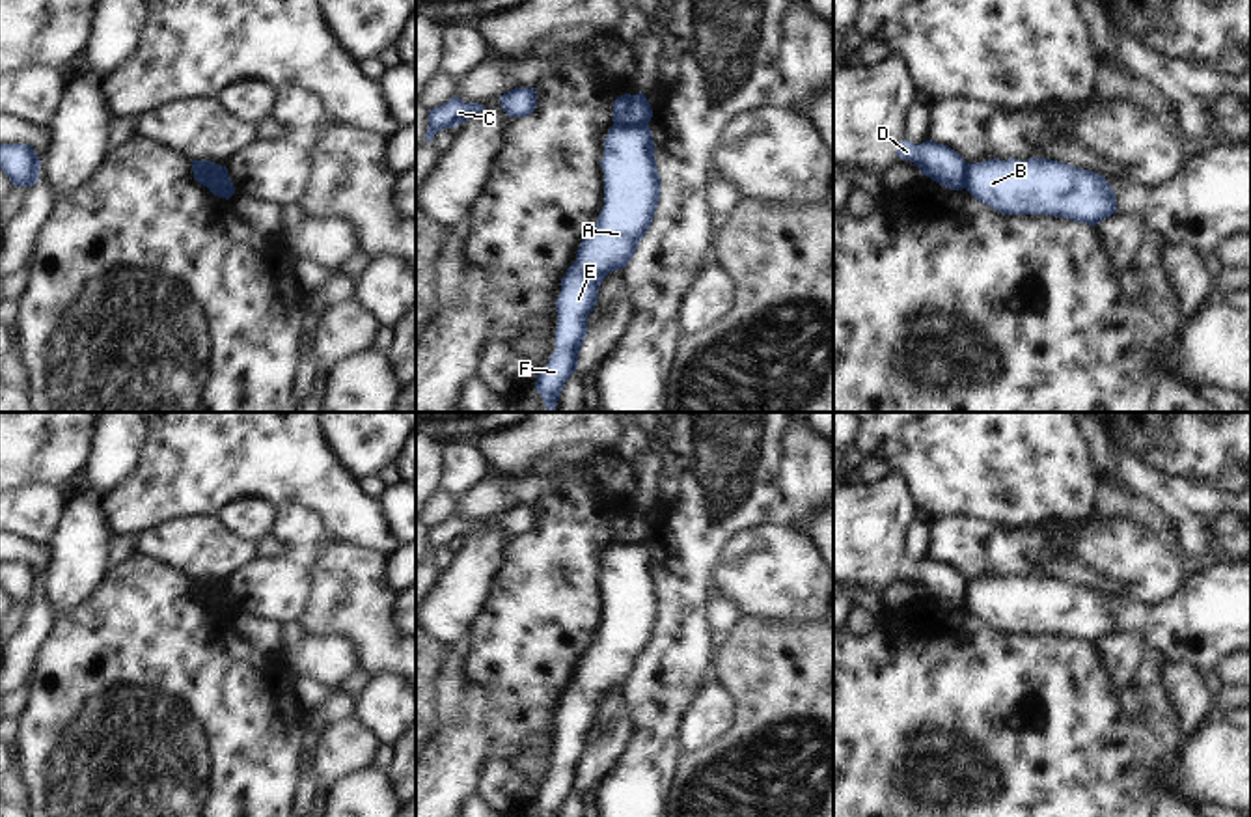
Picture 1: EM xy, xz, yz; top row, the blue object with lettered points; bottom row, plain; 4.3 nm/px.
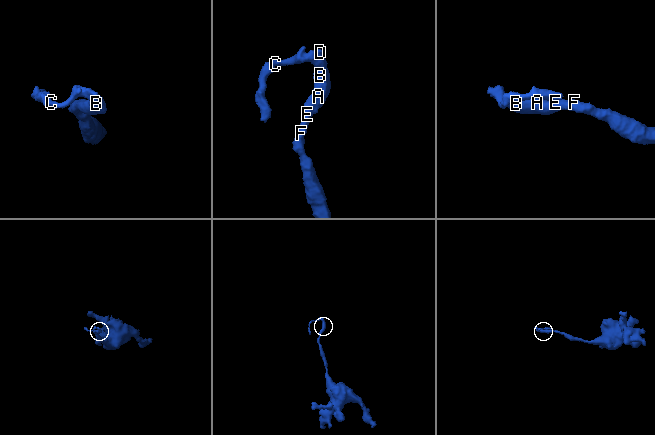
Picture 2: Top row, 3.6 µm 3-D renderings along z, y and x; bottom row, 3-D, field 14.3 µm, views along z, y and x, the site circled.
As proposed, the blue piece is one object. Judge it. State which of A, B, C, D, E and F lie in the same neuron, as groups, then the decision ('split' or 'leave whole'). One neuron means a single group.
groups A B E F / C D; split

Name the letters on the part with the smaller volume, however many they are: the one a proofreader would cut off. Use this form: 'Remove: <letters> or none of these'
Remove: C, D

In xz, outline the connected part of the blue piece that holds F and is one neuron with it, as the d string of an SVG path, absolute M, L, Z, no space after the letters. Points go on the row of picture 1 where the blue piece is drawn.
M613 125L604 138L600 168L604 207L593 229L582 239L576 261L561 278L556 300L556 351L535 382L550 412L556 410L565 382L576 371L600 284L610 272L628 265L660 201L662 183L649 125Z

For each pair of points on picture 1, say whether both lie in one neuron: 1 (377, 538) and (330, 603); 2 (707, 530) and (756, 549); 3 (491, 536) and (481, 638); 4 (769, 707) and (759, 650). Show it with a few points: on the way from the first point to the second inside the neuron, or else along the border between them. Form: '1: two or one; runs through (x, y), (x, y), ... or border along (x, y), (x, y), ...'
1: two; border along (334, 538), (379, 549), (390, 556)
2: two; border along (774, 523), (742, 530), (728, 545), (716, 581)
3: two; border along (500, 569), (493, 595), (467, 636)
4: one; runs through (769, 692), (769, 670), (763, 664)

